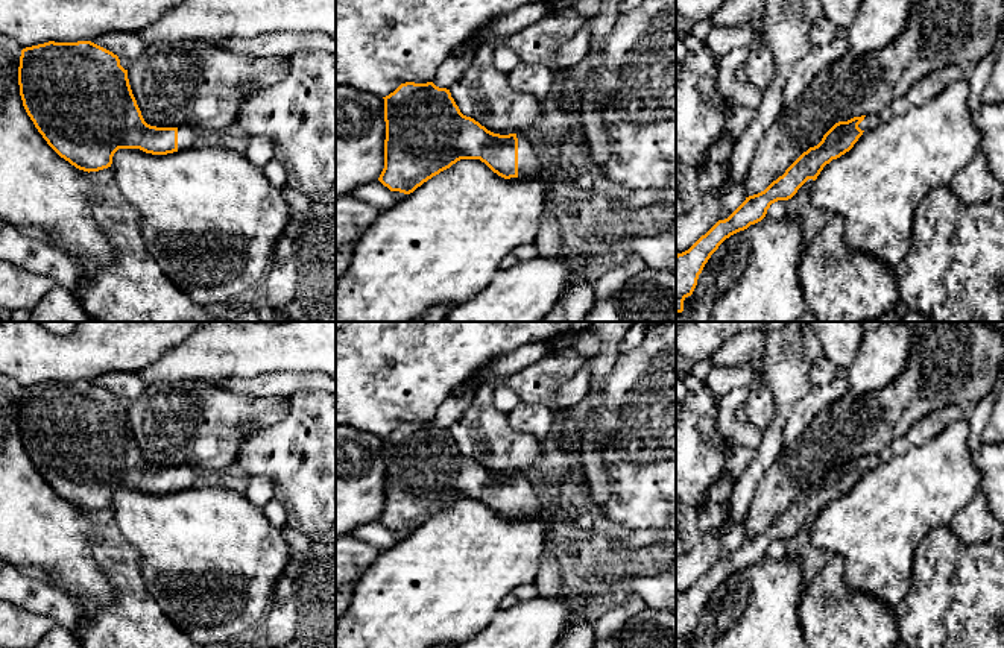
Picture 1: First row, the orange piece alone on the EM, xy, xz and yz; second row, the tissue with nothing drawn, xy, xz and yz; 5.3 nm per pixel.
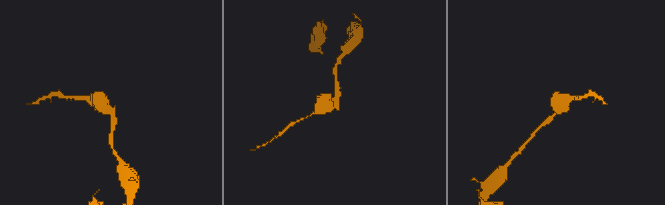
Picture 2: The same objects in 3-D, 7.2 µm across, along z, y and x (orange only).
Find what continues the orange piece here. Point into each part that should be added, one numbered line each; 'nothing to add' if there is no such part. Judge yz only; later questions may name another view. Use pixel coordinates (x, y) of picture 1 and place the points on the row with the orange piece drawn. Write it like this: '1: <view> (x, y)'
1: yz (871, 120)

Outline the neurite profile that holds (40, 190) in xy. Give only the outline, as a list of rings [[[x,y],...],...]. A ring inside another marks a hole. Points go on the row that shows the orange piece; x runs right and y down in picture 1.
[[[0,33],[0,219],[17,229],[36,229],[47,243],[79,263],[111,266],[117,255],[94,220],[94,185],[88,171],[61,158],[27,115],[20,96],[21,46]]]

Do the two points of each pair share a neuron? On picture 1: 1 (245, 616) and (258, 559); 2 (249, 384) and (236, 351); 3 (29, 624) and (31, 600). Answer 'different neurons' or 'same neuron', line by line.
1: same neuron
2: different neurons
3: different neurons

